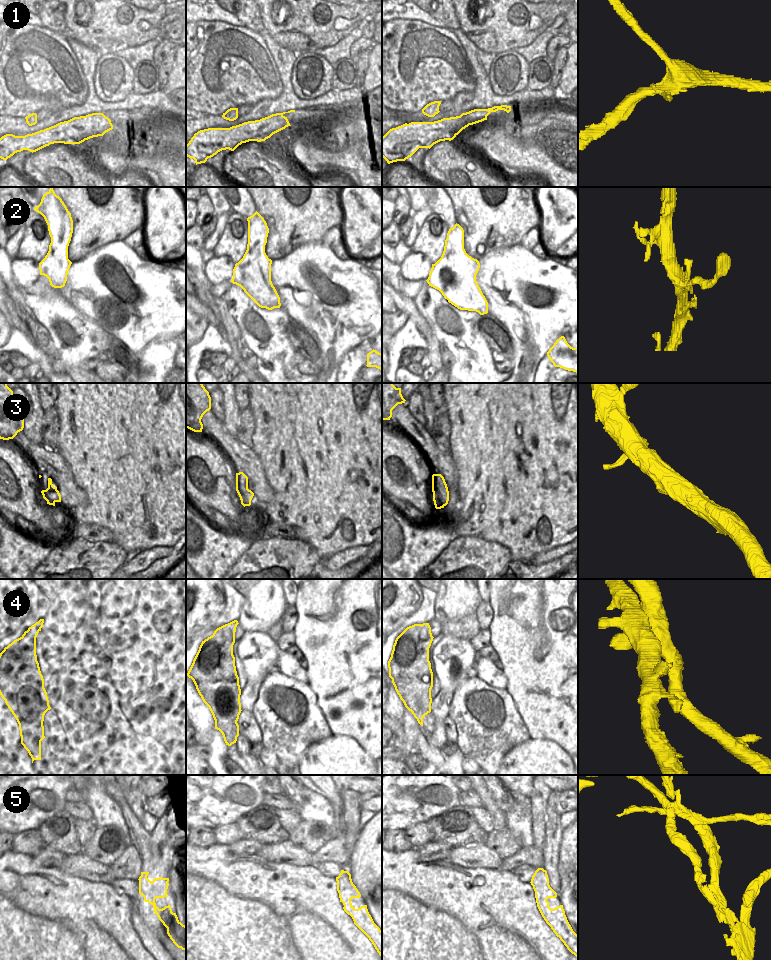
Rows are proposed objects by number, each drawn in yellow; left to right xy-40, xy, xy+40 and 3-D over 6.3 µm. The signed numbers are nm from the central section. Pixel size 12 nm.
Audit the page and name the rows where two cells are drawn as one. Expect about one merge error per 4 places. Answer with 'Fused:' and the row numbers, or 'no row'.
Fused: 5

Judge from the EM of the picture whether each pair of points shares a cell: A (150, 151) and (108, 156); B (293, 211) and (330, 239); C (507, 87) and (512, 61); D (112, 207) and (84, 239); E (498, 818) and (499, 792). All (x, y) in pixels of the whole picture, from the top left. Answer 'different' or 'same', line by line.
A: same
B: different
C: same
D: same
E: different

